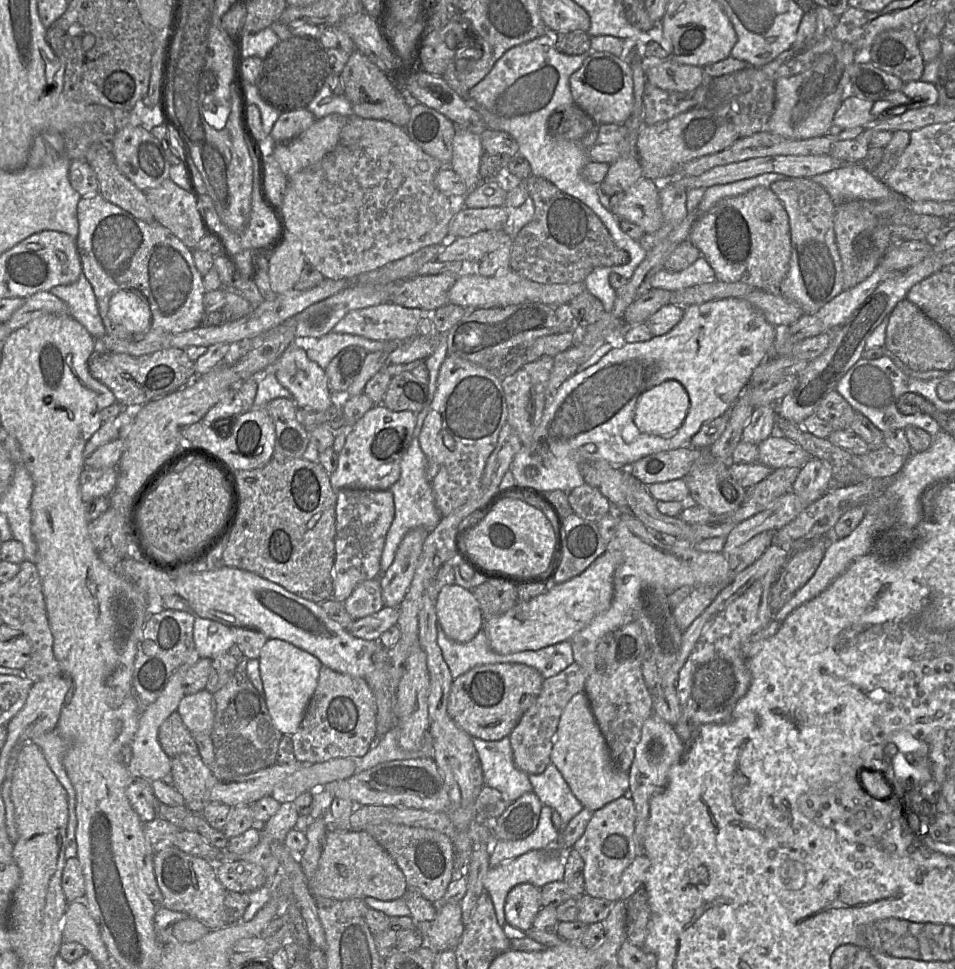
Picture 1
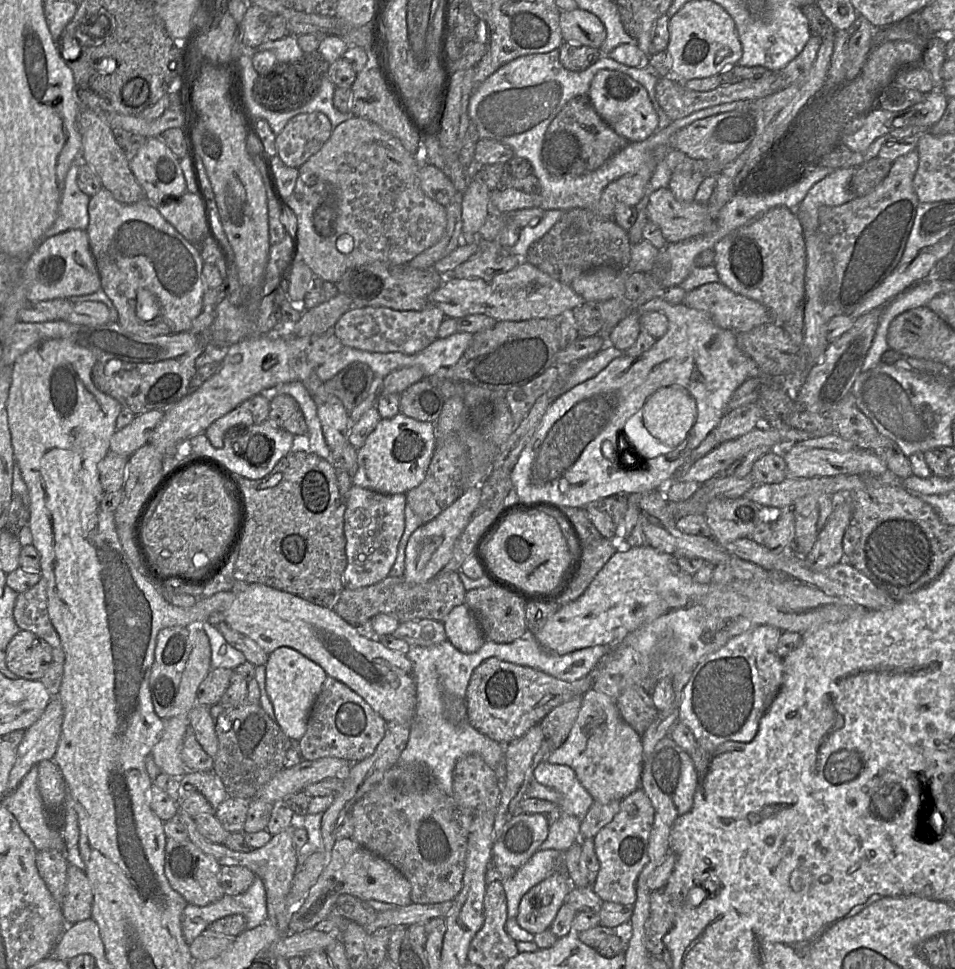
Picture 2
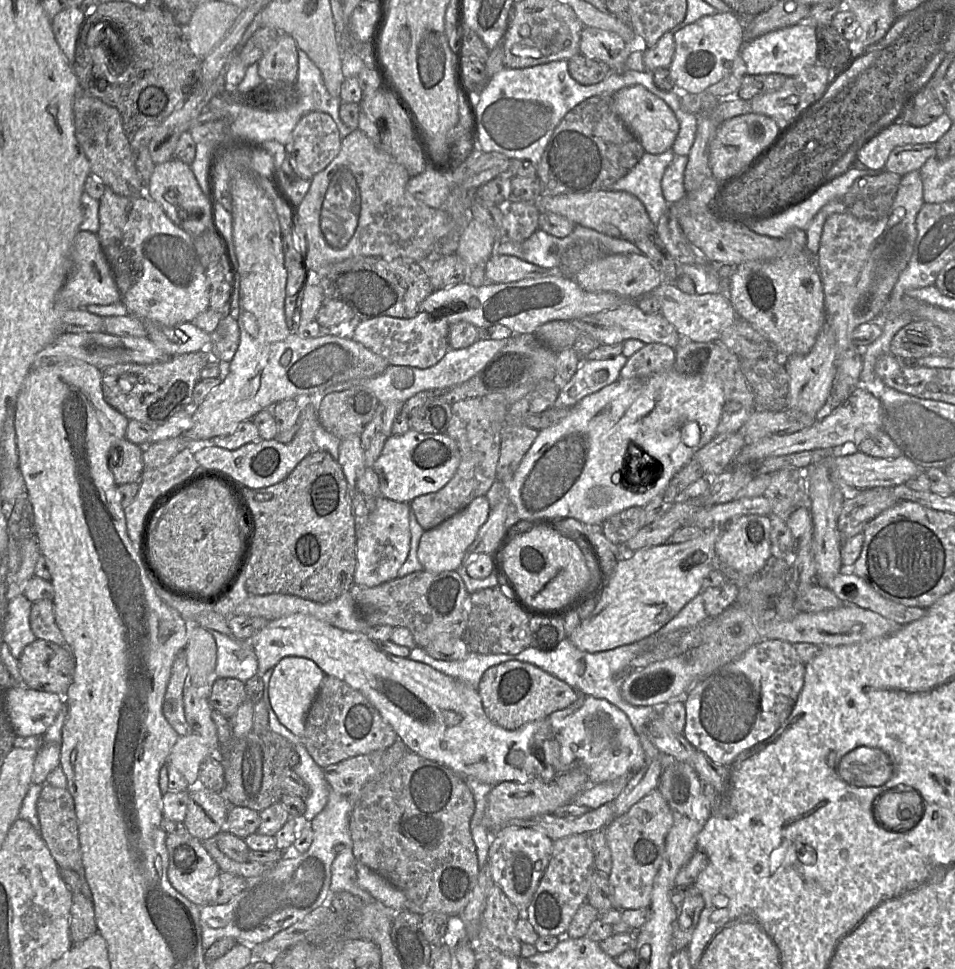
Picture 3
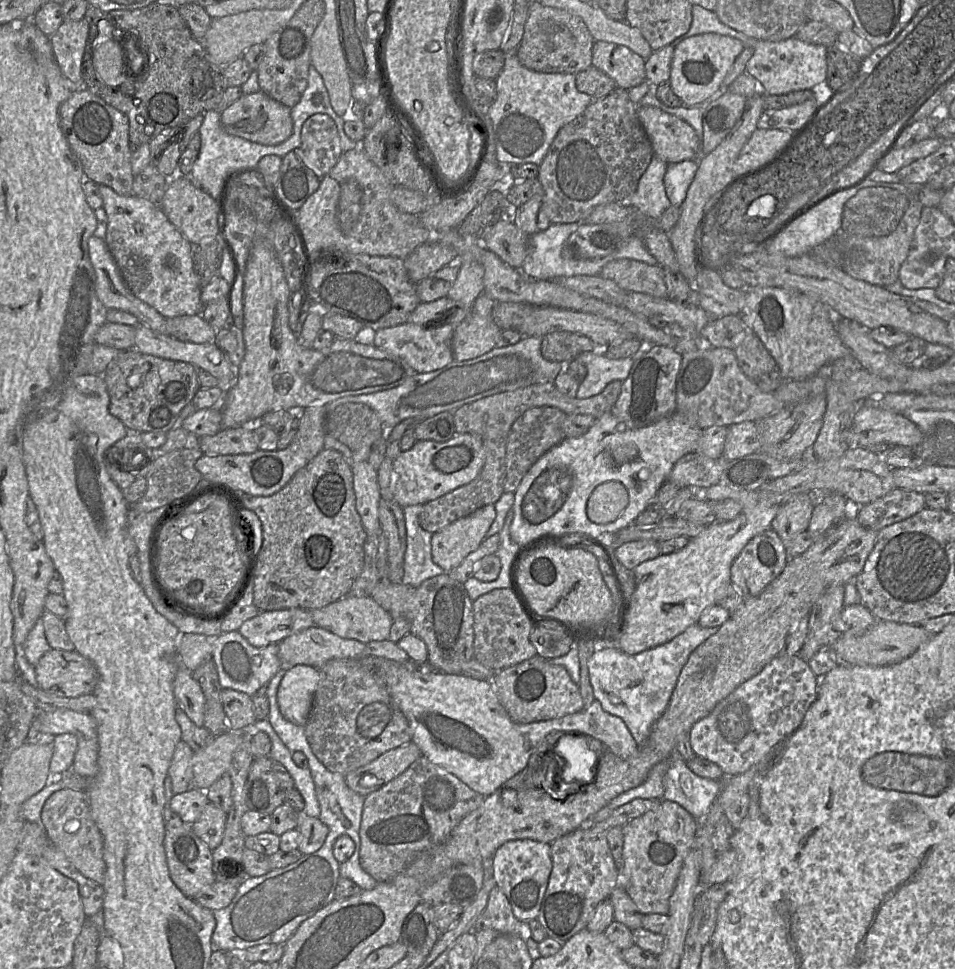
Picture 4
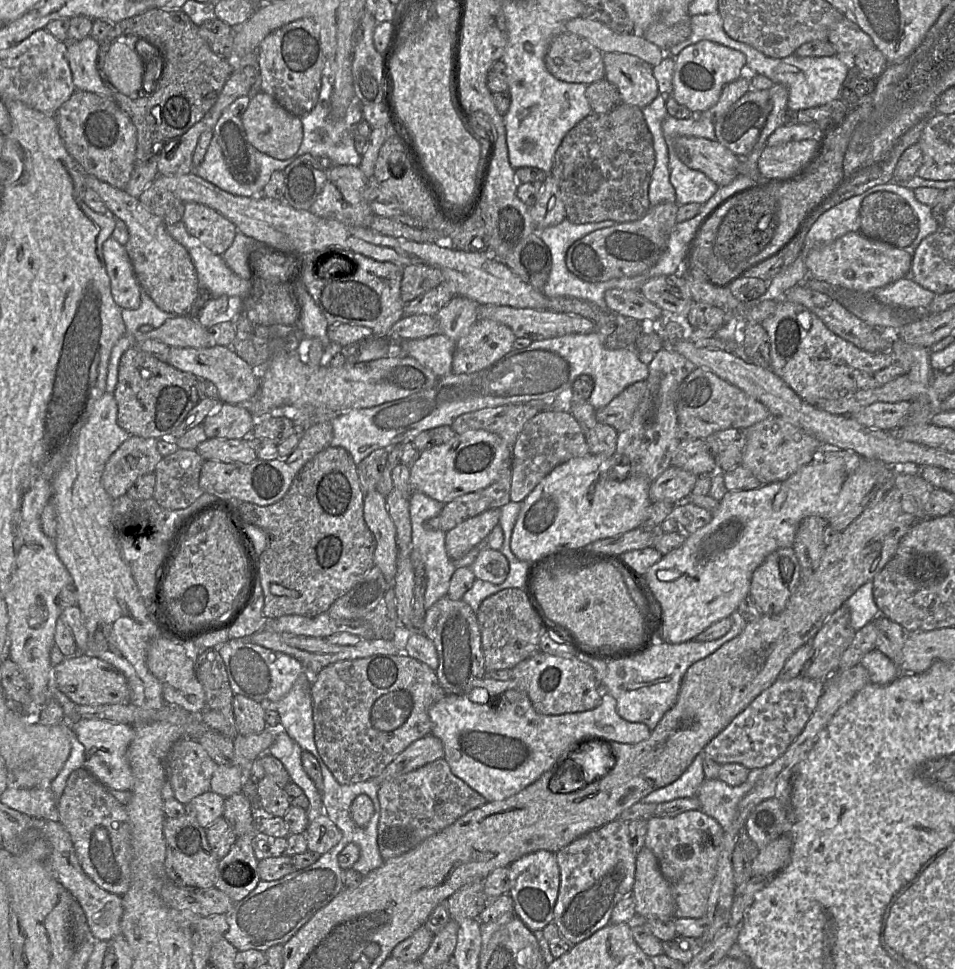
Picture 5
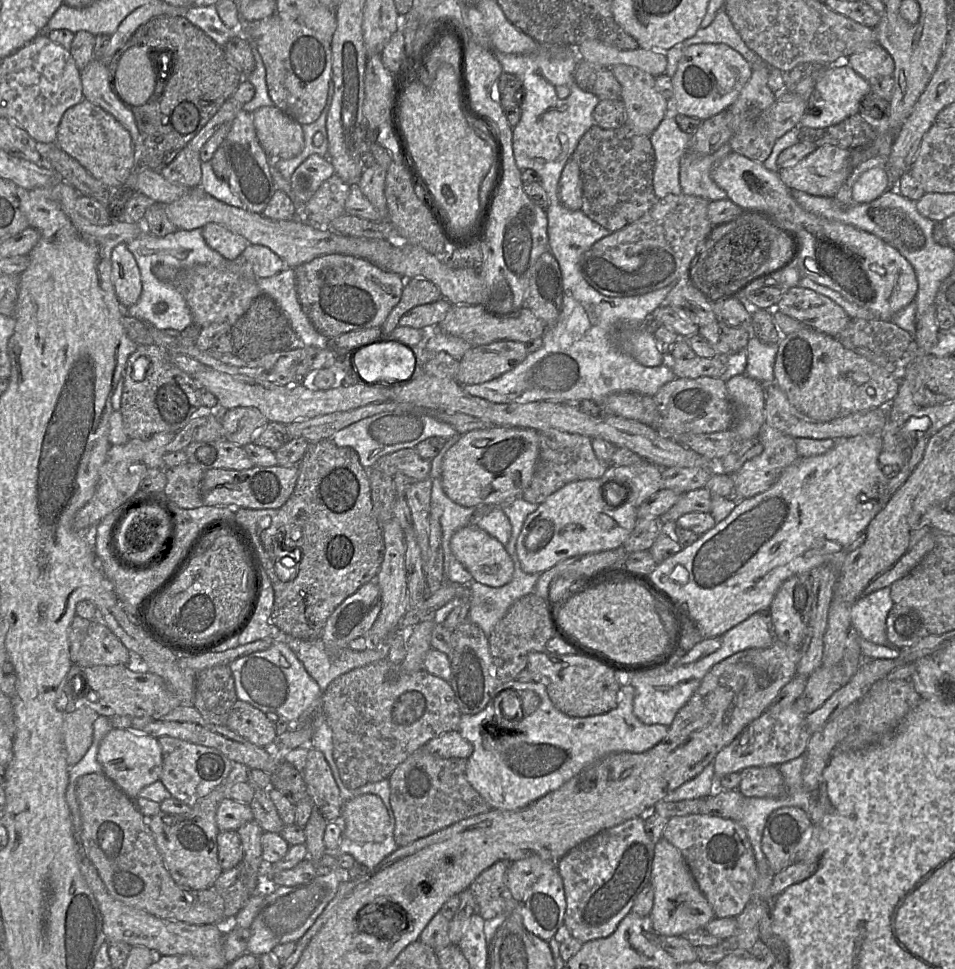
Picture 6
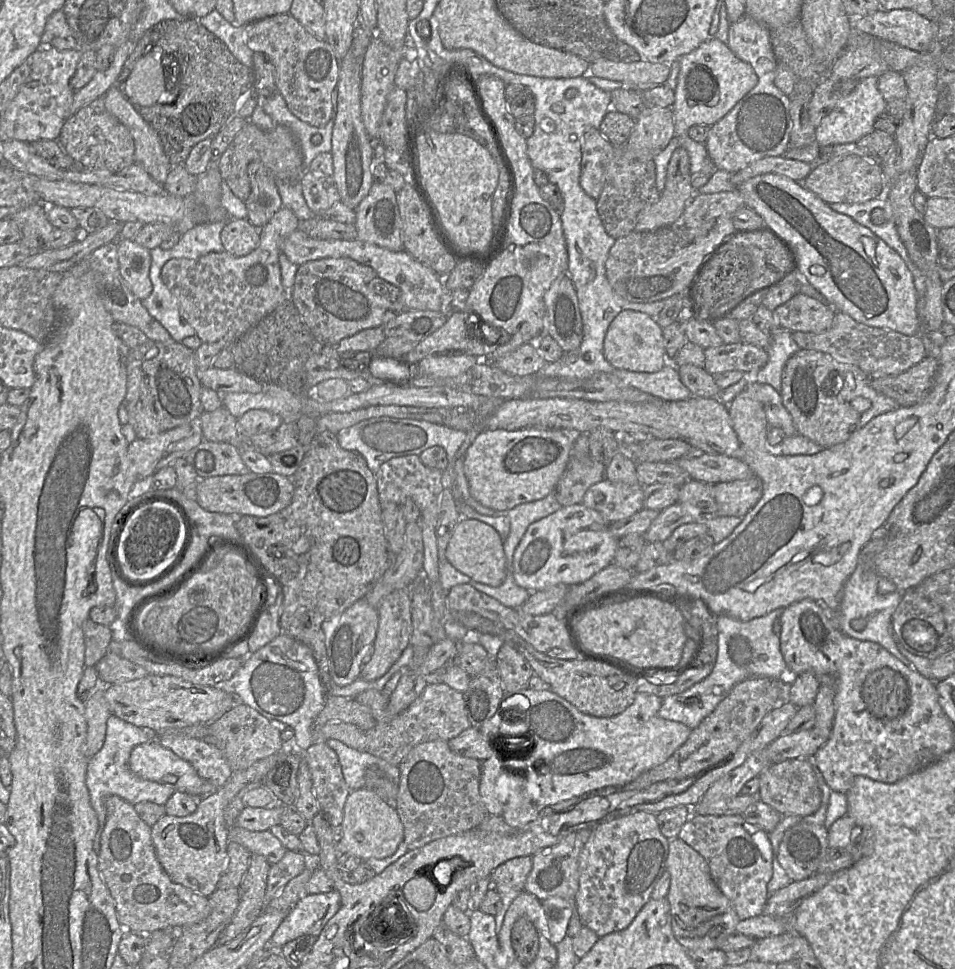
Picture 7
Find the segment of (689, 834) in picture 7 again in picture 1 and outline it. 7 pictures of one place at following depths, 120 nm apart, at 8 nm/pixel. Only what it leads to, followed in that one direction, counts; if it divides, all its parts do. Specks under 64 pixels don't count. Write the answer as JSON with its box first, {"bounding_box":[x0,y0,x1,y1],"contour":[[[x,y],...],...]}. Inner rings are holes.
{"bounding_box":[573,796,637,902],"contour":[[[622,796],[603,808],[594,812],[593,817],[588,823],[583,836],[573,845],[584,861],[584,882],[585,892],[592,897],[606,899],[616,902],[621,898],[620,880],[624,870],[637,857],[637,843],[635,837],[636,808],[633,800],[629,796]]]}

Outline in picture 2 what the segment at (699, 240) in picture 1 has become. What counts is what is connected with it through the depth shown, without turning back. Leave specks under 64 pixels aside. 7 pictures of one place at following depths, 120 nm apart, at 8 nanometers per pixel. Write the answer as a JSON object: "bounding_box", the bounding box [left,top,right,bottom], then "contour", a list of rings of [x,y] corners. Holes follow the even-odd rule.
{"bounding_box":[713,207,806,325],"contour":[[[774,207],[749,223],[721,238],[713,247],[714,267],[719,283],[737,294],[763,304],[771,312],[773,323],[782,325],[798,309],[805,298],[806,247],[804,229],[798,217],[787,207]]]}

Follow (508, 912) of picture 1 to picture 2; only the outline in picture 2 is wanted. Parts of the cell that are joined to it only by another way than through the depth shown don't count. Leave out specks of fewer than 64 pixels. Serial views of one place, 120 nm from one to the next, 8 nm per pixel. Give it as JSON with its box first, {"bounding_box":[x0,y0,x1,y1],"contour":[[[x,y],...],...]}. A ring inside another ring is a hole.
{"bounding_box":[515,862,573,935],"contour":[[[561,862],[547,878],[524,894],[515,918],[517,923],[533,935],[549,930],[573,887],[572,879]]]}

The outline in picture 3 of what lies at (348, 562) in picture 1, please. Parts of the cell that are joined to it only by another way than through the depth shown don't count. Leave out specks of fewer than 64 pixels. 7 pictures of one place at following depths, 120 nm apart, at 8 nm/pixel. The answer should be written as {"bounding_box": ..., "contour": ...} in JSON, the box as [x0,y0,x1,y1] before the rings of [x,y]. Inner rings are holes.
{"bounding_box":[354,496,410,587],"contour":[[[379,496],[364,526],[356,532],[356,567],[354,585],[374,587],[398,577],[410,547],[409,504]]]}

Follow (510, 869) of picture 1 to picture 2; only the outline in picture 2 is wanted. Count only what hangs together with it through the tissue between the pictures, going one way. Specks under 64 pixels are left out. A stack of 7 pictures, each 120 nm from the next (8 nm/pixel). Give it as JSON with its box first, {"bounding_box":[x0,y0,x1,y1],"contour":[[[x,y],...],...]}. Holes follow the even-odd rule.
{"bounding_box":[502,850,562,920],"contour":[[[539,850],[511,878],[502,881],[507,898],[507,920],[516,918],[524,894],[547,878],[561,862],[562,852]]]}

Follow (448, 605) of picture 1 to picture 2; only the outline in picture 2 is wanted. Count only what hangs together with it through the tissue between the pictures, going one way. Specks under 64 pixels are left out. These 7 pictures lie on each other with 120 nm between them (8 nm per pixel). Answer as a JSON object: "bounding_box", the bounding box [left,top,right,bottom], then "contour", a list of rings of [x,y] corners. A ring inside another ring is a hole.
{"bounding_box":[442,603,485,653],"contour":[[[465,603],[454,607],[442,623],[447,641],[463,653],[473,653],[485,642],[474,615]]]}

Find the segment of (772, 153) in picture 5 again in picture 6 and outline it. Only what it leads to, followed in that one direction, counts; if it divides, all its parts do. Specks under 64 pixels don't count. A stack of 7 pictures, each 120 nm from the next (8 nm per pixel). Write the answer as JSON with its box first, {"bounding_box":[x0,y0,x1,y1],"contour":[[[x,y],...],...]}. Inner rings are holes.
{"bounding_box":[778,145,853,198],"contour":[[[833,145],[816,147],[789,168],[778,168],[783,183],[792,191],[834,198],[853,170],[850,150]]]}

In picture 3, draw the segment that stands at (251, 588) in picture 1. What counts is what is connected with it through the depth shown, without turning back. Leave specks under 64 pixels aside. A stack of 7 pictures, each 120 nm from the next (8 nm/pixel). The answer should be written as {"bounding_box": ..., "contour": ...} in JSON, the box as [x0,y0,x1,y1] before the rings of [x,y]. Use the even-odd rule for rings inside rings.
{"bounding_box":[240,614,547,787],"contour":[[[293,614],[287,617],[282,617],[282,618],[278,618],[278,619],[270,621],[264,628],[262,628],[260,631],[254,634],[249,640],[240,640],[240,641],[251,642],[251,646],[253,647],[257,660],[258,660],[257,675],[260,676],[261,678],[267,670],[272,670],[274,666],[284,657],[297,656],[297,657],[303,657],[303,658],[312,660],[317,666],[319,666],[322,669],[322,671],[326,675],[334,676],[346,682],[352,688],[361,692],[369,700],[369,702],[379,711],[382,718],[388,724],[391,725],[391,727],[397,733],[398,738],[404,742],[404,744],[406,745],[409,751],[419,754],[420,756],[428,760],[434,761],[450,769],[452,772],[454,772],[455,774],[463,778],[475,780],[481,784],[484,784],[490,787],[494,787],[495,785],[501,782],[505,782],[505,781],[516,781],[516,782],[524,782],[524,781],[529,781],[529,780],[539,781],[539,779],[534,776],[534,759],[536,759],[536,754],[539,754],[541,752],[539,751],[540,745],[536,747],[534,752],[533,752],[533,748],[534,748],[534,743],[536,742],[535,735],[541,729],[541,727],[543,727],[547,723],[547,720],[533,721],[533,722],[525,724],[524,726],[516,730],[507,730],[505,728],[502,728],[501,726],[492,722],[490,718],[487,716],[483,708],[482,700],[481,700],[481,697],[479,695],[477,688],[472,687],[470,684],[462,682],[456,678],[443,674],[426,664],[413,661],[410,658],[402,658],[402,657],[391,655],[381,650],[375,644],[375,642],[373,642],[371,639],[369,639],[367,635],[363,633],[348,632],[348,631],[338,629],[334,626],[331,626],[309,615]]]}

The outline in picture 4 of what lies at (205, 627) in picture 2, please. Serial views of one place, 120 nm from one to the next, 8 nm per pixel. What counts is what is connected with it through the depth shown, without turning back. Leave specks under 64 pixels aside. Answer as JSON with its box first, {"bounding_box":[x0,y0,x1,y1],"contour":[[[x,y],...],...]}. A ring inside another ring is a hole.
{"bounding_box":[207,630,281,696],"contour":[[[237,630],[207,637],[213,646],[212,660],[215,663],[222,688],[237,690],[253,696],[260,688],[267,685],[281,669],[276,645],[255,647]]]}

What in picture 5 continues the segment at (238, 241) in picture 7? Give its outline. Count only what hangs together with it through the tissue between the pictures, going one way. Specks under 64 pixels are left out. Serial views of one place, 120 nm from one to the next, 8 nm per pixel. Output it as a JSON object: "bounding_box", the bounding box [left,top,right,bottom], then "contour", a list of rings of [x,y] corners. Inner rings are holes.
{"bounding_box":[181,202,238,256],"contour":[[[193,202],[184,203],[181,222],[190,235],[219,256],[233,244],[238,233],[235,225],[220,213]]]}

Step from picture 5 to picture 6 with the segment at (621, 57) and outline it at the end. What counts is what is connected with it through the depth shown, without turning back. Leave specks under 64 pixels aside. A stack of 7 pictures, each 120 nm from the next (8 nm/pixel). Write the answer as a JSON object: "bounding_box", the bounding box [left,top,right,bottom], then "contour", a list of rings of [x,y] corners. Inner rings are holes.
{"bounding_box":[610,64,668,137],"contour":[[[624,64],[613,65],[610,70],[621,85],[626,123],[636,133],[650,137],[668,109],[667,99],[655,86],[655,77],[639,68]]]}

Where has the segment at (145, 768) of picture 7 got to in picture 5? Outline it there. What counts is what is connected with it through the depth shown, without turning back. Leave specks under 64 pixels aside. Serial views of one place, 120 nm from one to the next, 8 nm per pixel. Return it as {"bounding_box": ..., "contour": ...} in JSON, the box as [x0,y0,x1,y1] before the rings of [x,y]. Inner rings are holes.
{"bounding_box":[68,719,135,791],"contour":[[[77,719],[68,722],[76,739],[85,747],[83,768],[111,790],[131,791],[134,779],[127,759],[127,749],[134,738],[135,728],[128,724],[100,719]]]}

